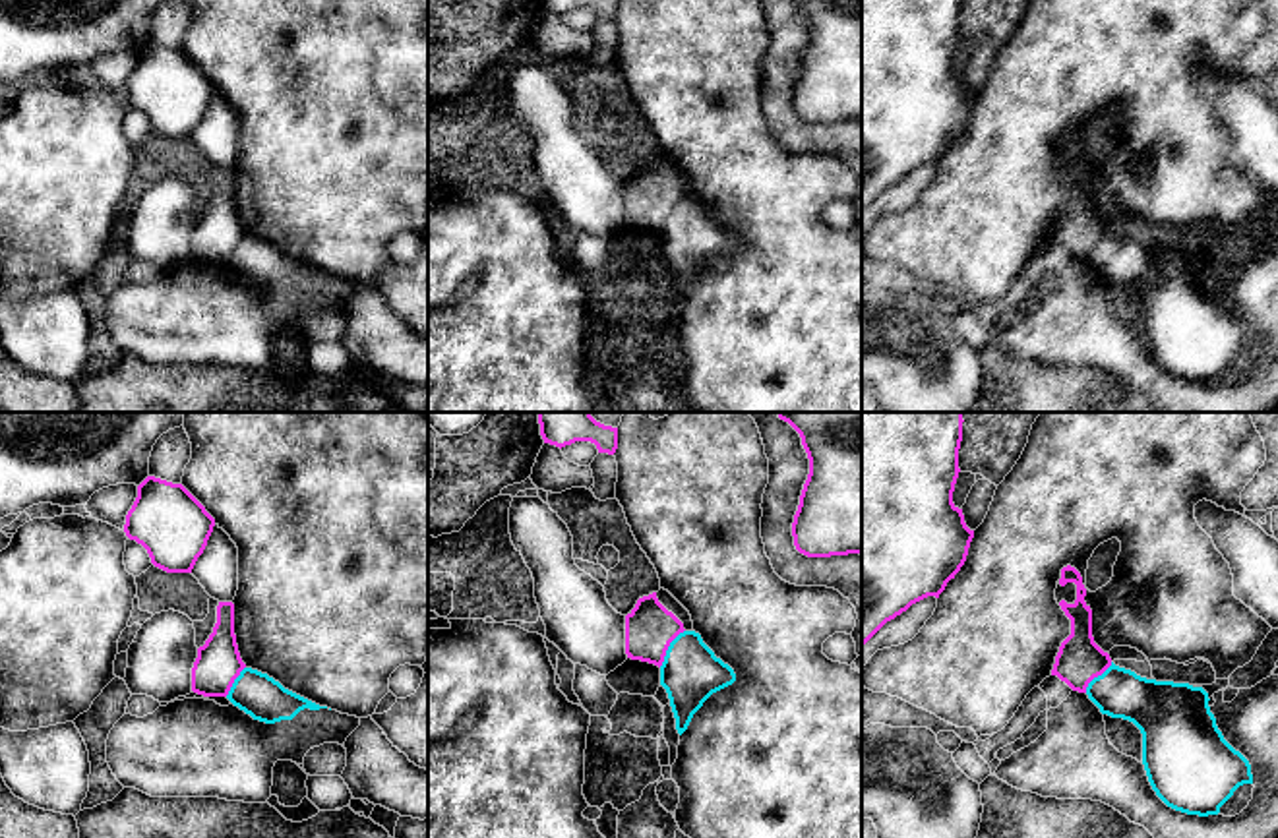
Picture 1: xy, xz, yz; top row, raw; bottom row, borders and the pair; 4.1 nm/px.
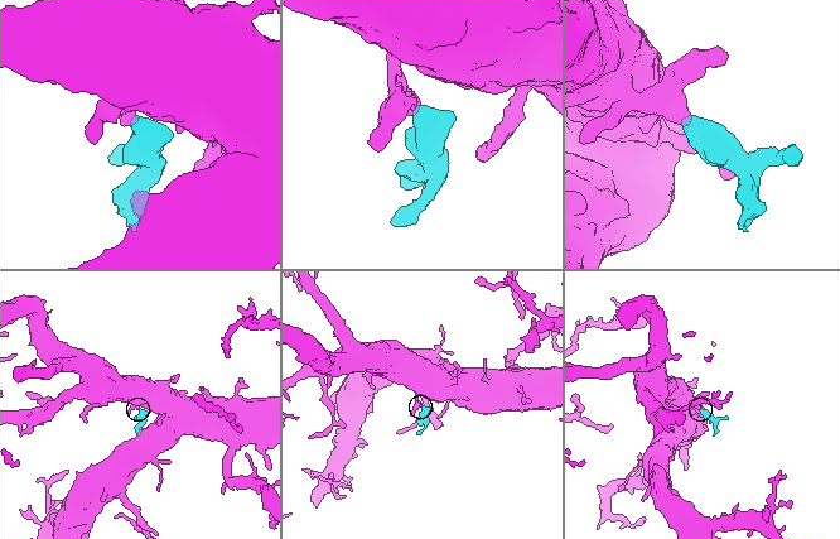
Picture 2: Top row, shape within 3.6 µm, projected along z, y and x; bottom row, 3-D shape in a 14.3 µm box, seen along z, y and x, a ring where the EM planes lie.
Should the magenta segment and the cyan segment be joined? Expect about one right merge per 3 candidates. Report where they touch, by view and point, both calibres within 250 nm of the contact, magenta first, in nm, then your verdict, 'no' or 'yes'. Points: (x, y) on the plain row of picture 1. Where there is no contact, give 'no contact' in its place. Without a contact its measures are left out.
xz (667, 215) | 200/240 nm | no

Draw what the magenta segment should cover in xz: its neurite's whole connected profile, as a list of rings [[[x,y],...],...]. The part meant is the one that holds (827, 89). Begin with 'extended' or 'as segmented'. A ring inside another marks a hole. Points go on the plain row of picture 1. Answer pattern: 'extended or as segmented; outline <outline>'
as segmented; outline [[[800,0],[809,41],[792,89],[794,112],[807,124],[862,122],[862,0]]]

